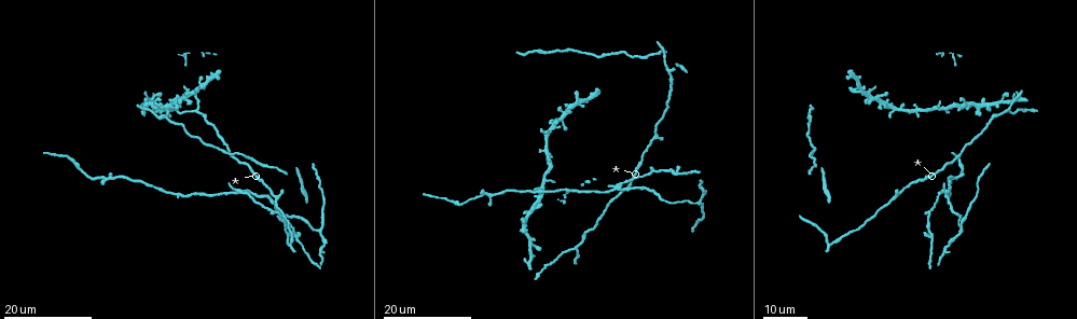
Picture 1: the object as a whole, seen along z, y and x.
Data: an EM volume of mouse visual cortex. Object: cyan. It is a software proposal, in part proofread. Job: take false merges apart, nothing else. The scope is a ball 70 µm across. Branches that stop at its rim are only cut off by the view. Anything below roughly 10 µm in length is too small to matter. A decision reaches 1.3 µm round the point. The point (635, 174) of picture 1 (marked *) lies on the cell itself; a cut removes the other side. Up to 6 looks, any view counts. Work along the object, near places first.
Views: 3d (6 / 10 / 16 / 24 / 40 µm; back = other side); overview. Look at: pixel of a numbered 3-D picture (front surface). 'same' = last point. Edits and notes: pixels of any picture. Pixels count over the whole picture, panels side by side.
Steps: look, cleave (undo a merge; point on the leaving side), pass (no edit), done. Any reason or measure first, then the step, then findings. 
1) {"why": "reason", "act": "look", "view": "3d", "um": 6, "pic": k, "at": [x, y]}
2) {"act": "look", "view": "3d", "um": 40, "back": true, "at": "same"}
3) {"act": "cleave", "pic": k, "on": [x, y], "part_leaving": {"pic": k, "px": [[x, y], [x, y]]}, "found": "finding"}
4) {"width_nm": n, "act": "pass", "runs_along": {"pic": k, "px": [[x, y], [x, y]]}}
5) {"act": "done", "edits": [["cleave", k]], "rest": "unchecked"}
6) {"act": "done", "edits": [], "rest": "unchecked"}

{"why": "two arms in line, one across", "act": "look", "view": "3d", "um": 16, "pic": 1, "at": [621, 188]}

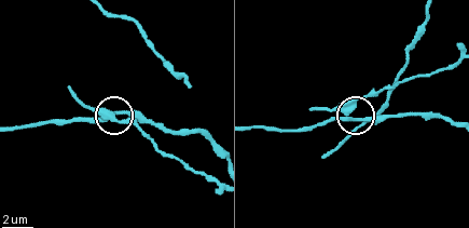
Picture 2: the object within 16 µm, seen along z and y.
{"act": "look", "view": "3d", "um": 10, "pic": 2, "at": [348, 117]}

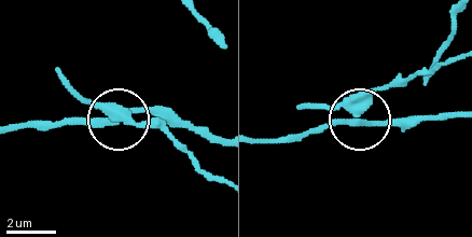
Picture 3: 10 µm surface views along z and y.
{"act": "pass", "found": "all the same cell"}

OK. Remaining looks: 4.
{"why": "a narrow waist", "act": "look", "view": "3d", "um": 16, "pic": 1, "at": [929, 230]}

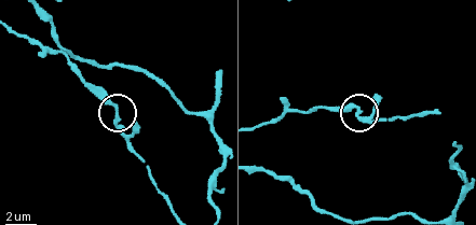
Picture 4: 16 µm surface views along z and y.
{"act": "look", "view": "3d", "um": 10, "pic": 4, "at": [118, 113]}

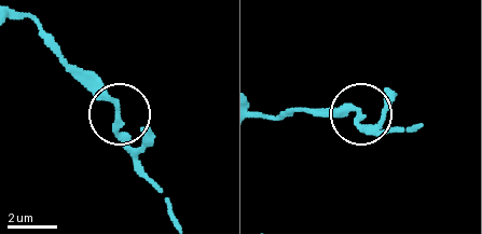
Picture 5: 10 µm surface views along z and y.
{"act": "pass", "found": "all the same cell"}

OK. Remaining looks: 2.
{"why": "three arms meet", "act": "look", "view": "3d", "um": 16, "pic": 1, "at": [104, 177]}

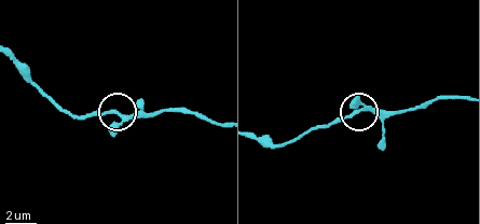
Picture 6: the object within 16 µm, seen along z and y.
{"act": "look", "view": "3d", "um": 10, "pic": 6, "at": [365, 108]}

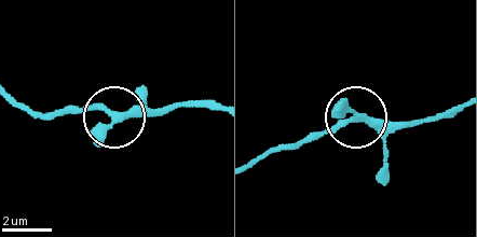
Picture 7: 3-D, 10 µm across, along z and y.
{"act": "pass", "runs_along": {"pic": 7, "px": [[213, 107], [168, 105], [113, 115], [41, 111]]}, "found": "all the same cell"}

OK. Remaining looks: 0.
{"act": "done", "edits": [], "rest": "unchecked"}

